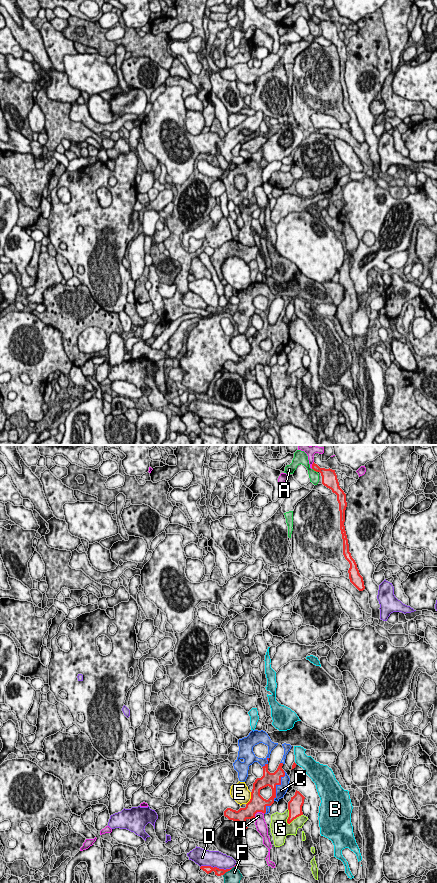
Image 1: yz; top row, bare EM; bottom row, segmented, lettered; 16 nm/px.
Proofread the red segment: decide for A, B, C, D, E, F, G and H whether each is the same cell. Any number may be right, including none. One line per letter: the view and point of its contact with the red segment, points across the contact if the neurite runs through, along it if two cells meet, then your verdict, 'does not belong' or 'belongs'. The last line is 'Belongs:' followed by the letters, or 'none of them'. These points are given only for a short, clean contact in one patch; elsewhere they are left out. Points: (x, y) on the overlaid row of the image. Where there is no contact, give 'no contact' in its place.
A: yz (315, 470) | does not belong
B: yz (295, 763) | does not belong
C: yz (277, 784) | belongs
D: yz (218, 868) | does not belong
E: yz (251, 798) | does not belong
F: yz (229, 870) | does not belong
G: yz (294, 818) | does not belong
H: yz (258, 811) | does not belong
Belongs: C

